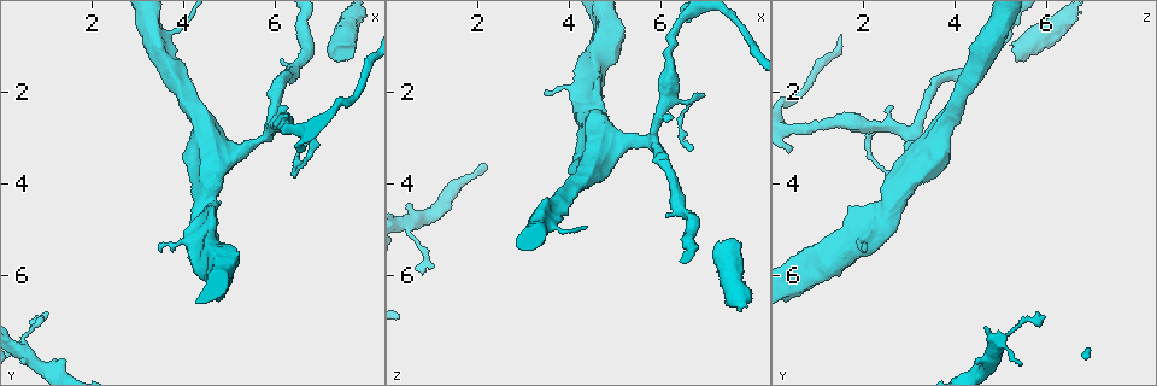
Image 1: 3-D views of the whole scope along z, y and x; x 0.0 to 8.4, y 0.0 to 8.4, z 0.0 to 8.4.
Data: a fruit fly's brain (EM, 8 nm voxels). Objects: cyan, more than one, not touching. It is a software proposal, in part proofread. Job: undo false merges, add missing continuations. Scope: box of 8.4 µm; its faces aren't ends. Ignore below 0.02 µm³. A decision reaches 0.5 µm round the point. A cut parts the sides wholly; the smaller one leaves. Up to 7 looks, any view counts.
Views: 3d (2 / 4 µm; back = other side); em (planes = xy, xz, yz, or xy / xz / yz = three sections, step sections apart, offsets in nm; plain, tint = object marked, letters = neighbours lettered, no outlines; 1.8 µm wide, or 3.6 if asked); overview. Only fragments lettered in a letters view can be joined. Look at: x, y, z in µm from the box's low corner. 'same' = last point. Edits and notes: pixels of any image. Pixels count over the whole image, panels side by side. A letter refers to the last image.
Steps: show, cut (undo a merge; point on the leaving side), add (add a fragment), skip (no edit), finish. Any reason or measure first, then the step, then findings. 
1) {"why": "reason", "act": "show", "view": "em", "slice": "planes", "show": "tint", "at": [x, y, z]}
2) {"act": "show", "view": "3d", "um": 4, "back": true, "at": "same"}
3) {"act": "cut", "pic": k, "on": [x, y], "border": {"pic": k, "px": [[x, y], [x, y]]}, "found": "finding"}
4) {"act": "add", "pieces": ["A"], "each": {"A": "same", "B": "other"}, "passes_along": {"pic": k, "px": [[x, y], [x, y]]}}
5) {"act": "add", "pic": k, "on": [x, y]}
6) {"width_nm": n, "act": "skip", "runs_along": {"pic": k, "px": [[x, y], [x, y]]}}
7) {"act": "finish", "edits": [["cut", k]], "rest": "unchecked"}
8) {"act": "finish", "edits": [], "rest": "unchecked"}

{"why": "free end", "act": "show", "view": "em", "um": 3.6, "slice": "xz", "step": 16, "show": "tint", "at": [3.55, 5.45, 2.05]}

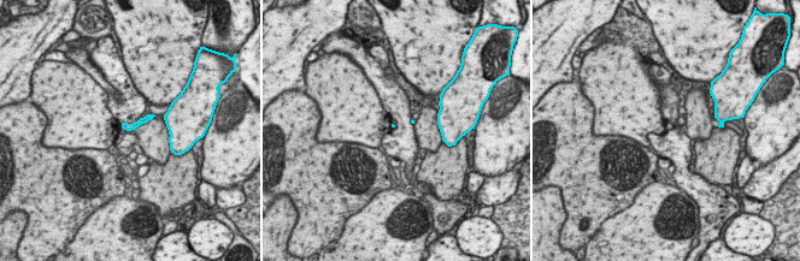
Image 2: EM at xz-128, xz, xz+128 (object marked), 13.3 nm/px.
{"why": "another direction", "act": "show", "view": "em", "um": 3.6, "slice": "planes", "show": "letters", "at": "same"}

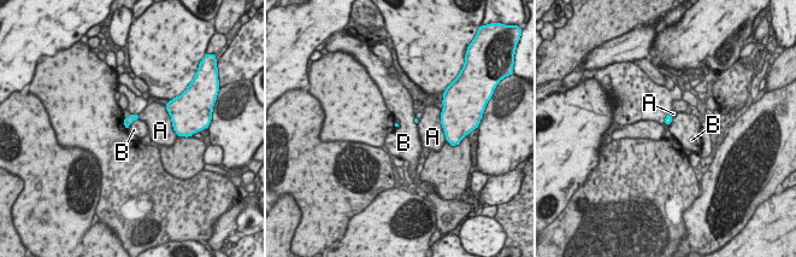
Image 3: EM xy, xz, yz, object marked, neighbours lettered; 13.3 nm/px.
{"act": "skip", "each": {"A": "other", "B": "other"}, "border": {"pic": 3, "px": [[139, 117], [127, 129]]}, "found": "no lettered fragment goes on from it"}

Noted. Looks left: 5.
{"why": "free end", "act": "show", "view": "3d", "um": 2, "at": [0.60, 7.00, 5.90]}

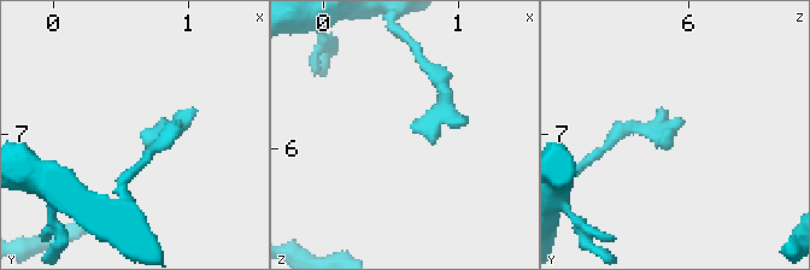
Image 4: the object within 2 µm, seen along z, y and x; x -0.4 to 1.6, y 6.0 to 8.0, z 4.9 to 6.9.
{"act": "show", "view": "em", "slice": "xz", "step": 4, "show": "letters", "at": [0.66, 6.98, 5.86]}

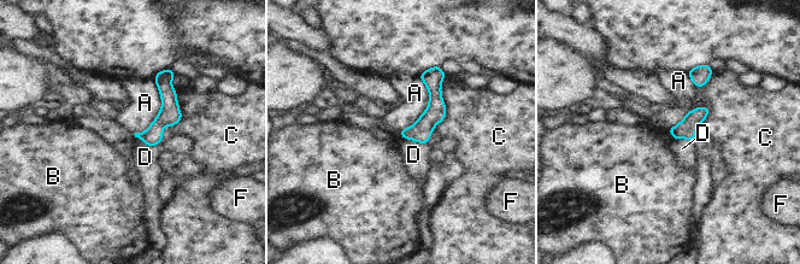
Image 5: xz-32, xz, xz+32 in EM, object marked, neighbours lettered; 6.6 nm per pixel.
{"act": "show", "view": "em", "slice": "xy", "step": 8, "show": "letters", "at": "same"}

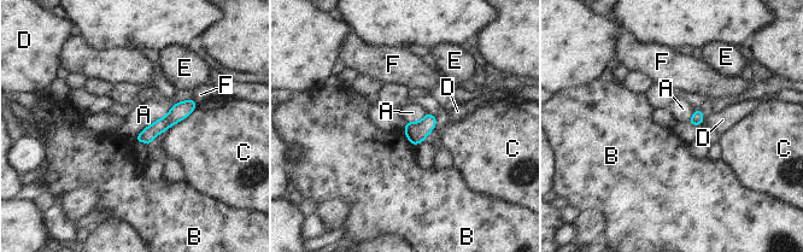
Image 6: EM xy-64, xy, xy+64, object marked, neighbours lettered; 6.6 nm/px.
{"width_nm": 80, "act": "skip", "each": {"A": "other", "B": "other", "C": "other", "D": "other", "E": "other", "F": "other"}, "border": {"pic": 6, "px": [[403, 129], [406, 138], [415, 146]]}, "found": "no lettered fragment goes on from it"}

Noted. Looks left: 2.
{"why": "branch stops here", "act": "show", "view": "em", "slice": "planes", "show": "letters", "at": [6.20, 2.25, 2.55]}

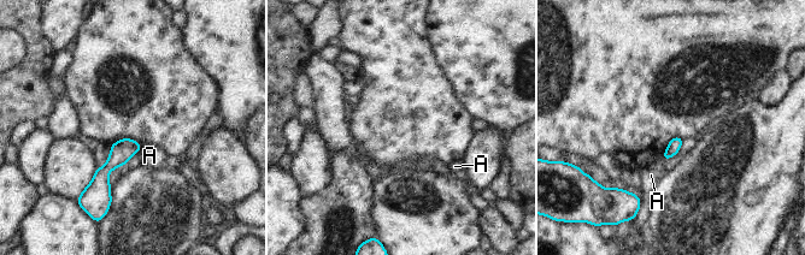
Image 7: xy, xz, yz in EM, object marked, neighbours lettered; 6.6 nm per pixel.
{"act": "skip", "each": {"A": "other"}, "border": {"pic": 7, "px": [[141, 144], [136, 153]]}, "found": "no lettered fragment goes on from it"}

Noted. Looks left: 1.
{"act": "finish", "edits": [], "rest": "unchecked"}

